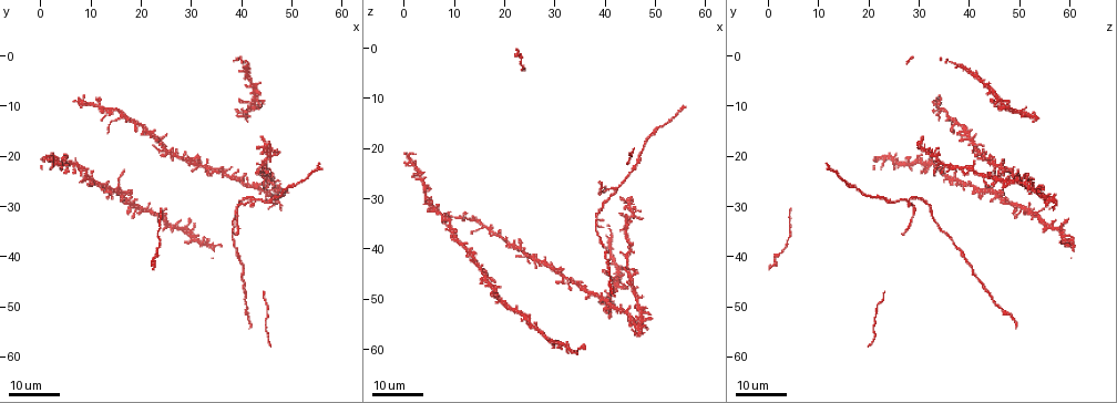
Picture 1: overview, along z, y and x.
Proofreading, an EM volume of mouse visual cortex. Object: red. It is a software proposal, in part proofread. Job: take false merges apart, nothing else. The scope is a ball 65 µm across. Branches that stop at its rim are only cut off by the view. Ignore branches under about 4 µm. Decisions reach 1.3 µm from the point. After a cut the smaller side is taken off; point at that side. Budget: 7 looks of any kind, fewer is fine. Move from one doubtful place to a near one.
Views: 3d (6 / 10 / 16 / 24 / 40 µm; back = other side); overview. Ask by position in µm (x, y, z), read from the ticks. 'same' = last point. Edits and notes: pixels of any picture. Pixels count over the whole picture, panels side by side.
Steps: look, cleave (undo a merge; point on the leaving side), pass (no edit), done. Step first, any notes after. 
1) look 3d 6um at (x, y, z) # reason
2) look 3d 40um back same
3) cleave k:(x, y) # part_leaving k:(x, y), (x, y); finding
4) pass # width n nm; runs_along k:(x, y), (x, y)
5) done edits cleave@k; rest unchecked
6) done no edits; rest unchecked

look 3d 24um at (49.0, 26.5, 18.0) # thick turns thin

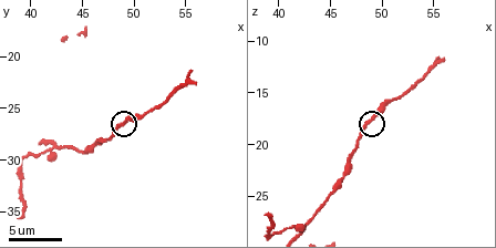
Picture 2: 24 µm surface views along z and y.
look 3d 10um at (49.2, 26.4, 17.4)

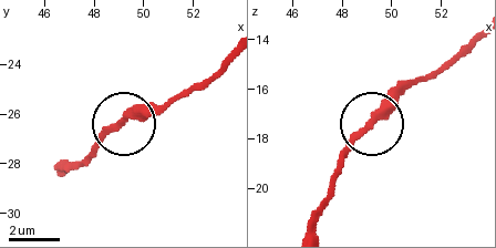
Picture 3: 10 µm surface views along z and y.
pass # one cell here

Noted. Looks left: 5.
look 3d 16um at (44.0, 22.0, 33.5) # three arms meet

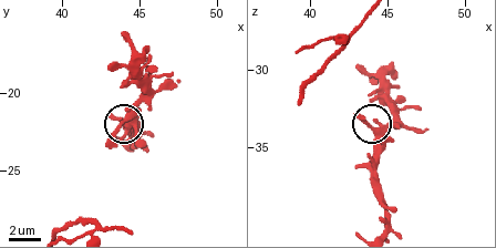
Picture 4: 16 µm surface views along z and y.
look 3d 6um at (44.2, 21.4, 33.8)

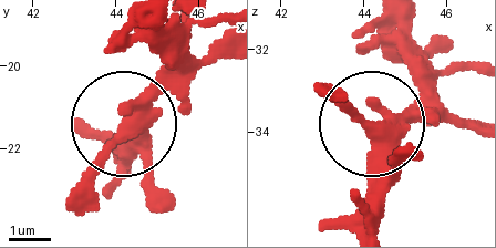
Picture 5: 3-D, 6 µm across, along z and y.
look 3d 6um back at (44.20, 21.60, 33.80)

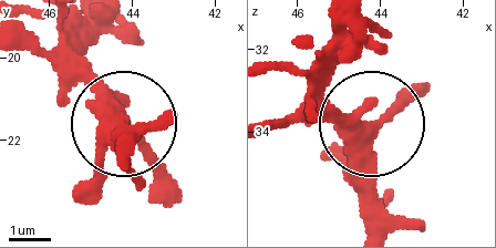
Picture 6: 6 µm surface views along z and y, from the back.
pass # width 280 nm; runs_along 6:(120, 135), (110, 104), (60, 54); one cell here

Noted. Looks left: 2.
look 3d 16um at (44.5, 18.5, 30.5) # sudden change in width

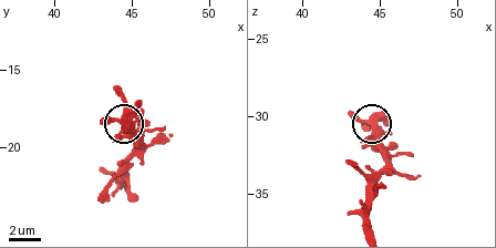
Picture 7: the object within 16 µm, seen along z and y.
look 3d 6um at (44.6, 18.2, 30.4) # zoom in

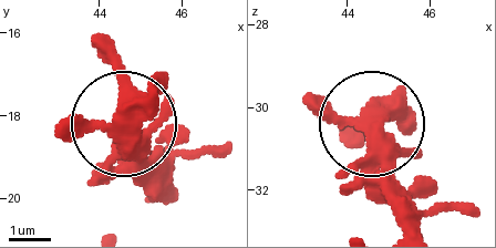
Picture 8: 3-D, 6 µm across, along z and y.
pass # arms 5; one cell here

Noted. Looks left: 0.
done no edits; rest unchecked

